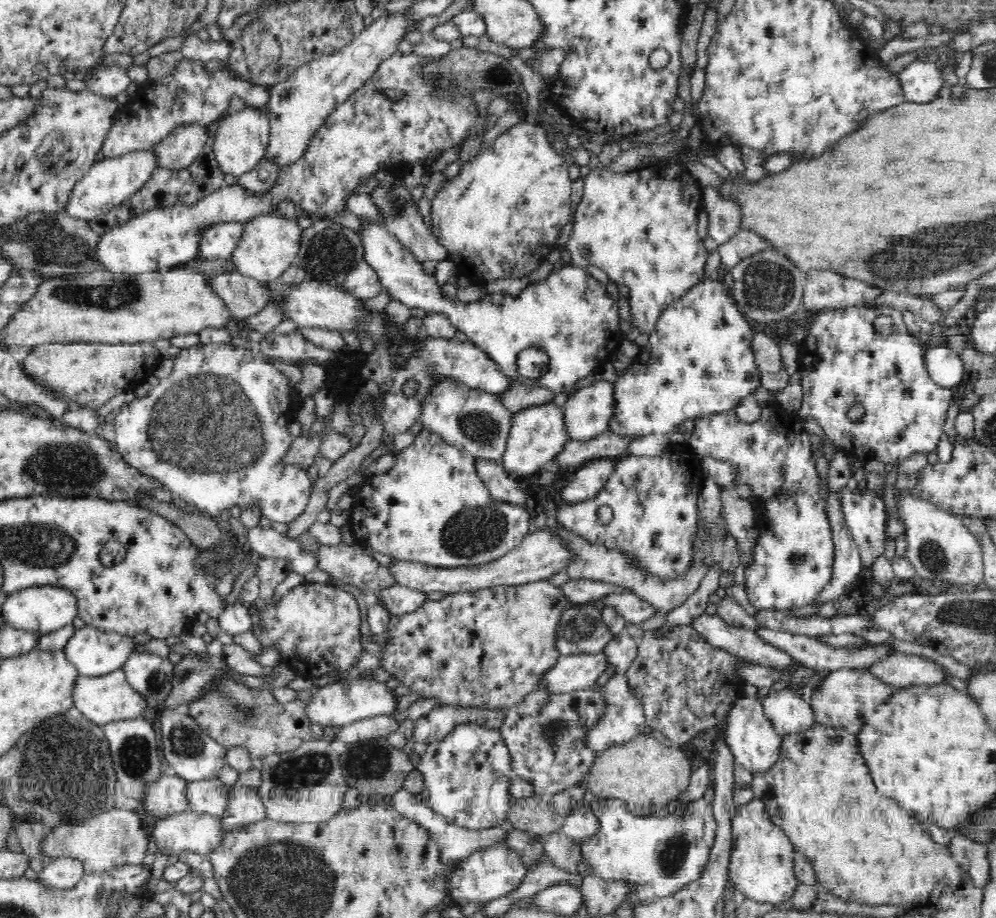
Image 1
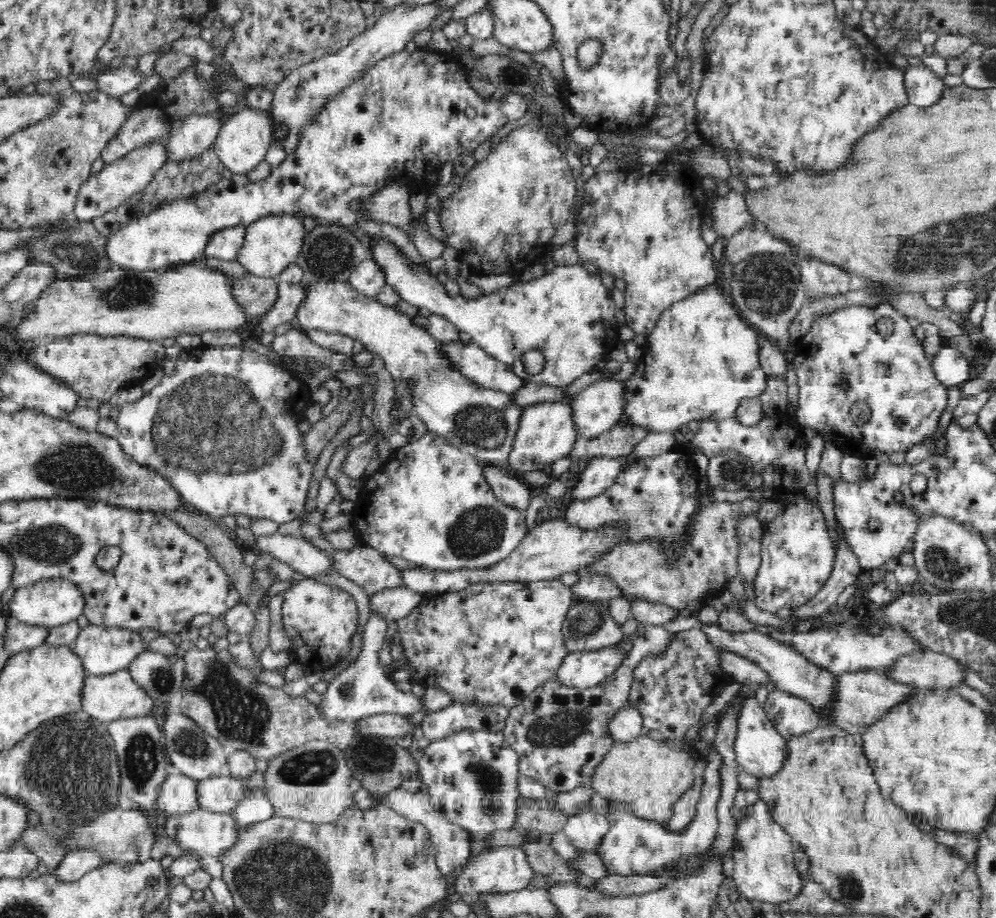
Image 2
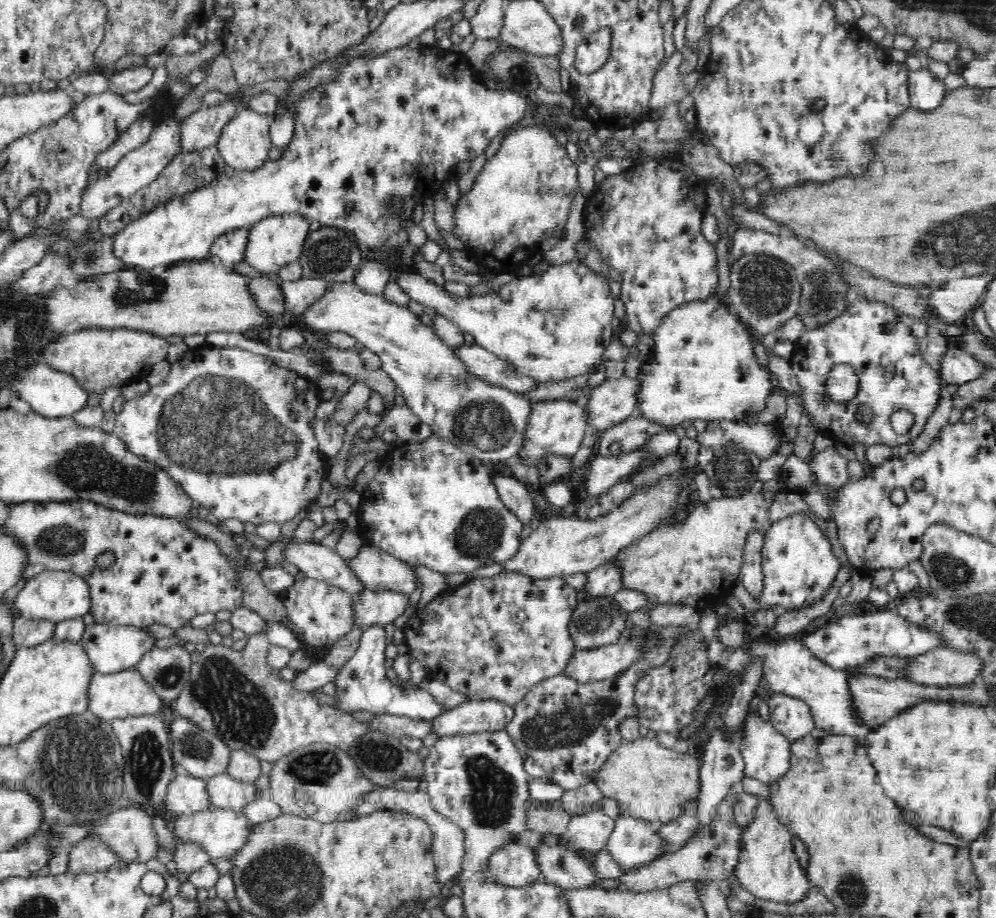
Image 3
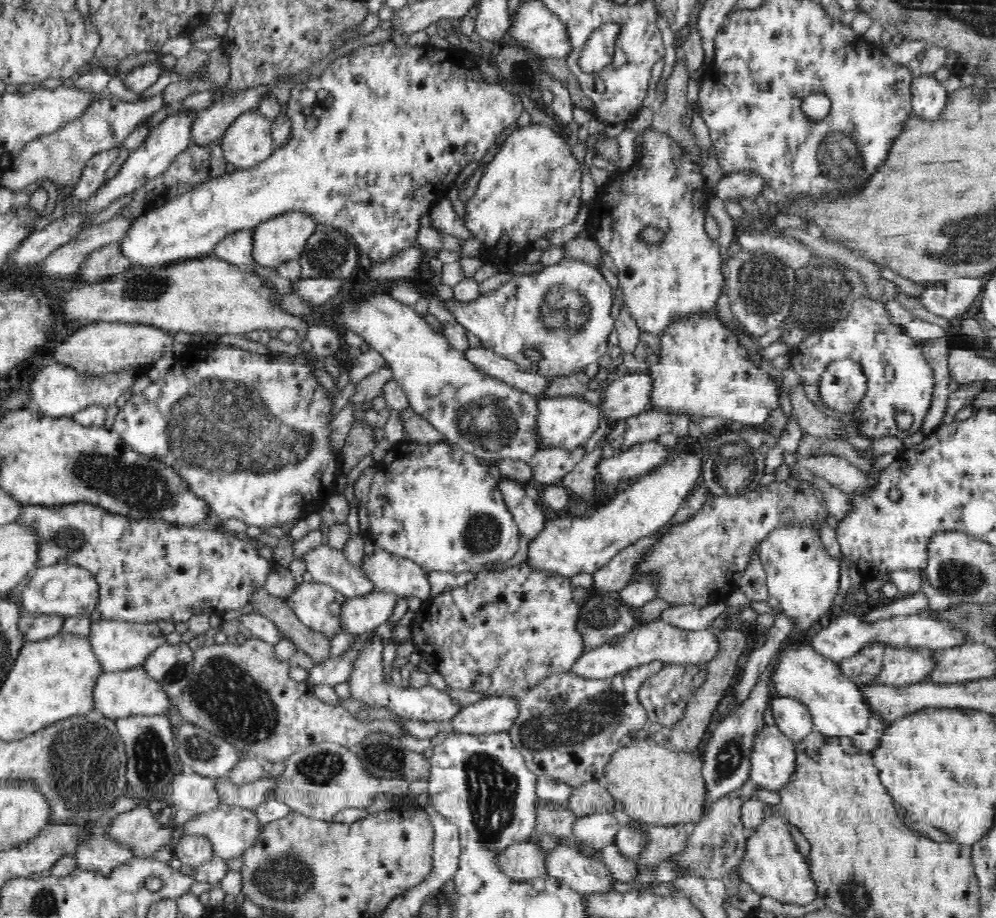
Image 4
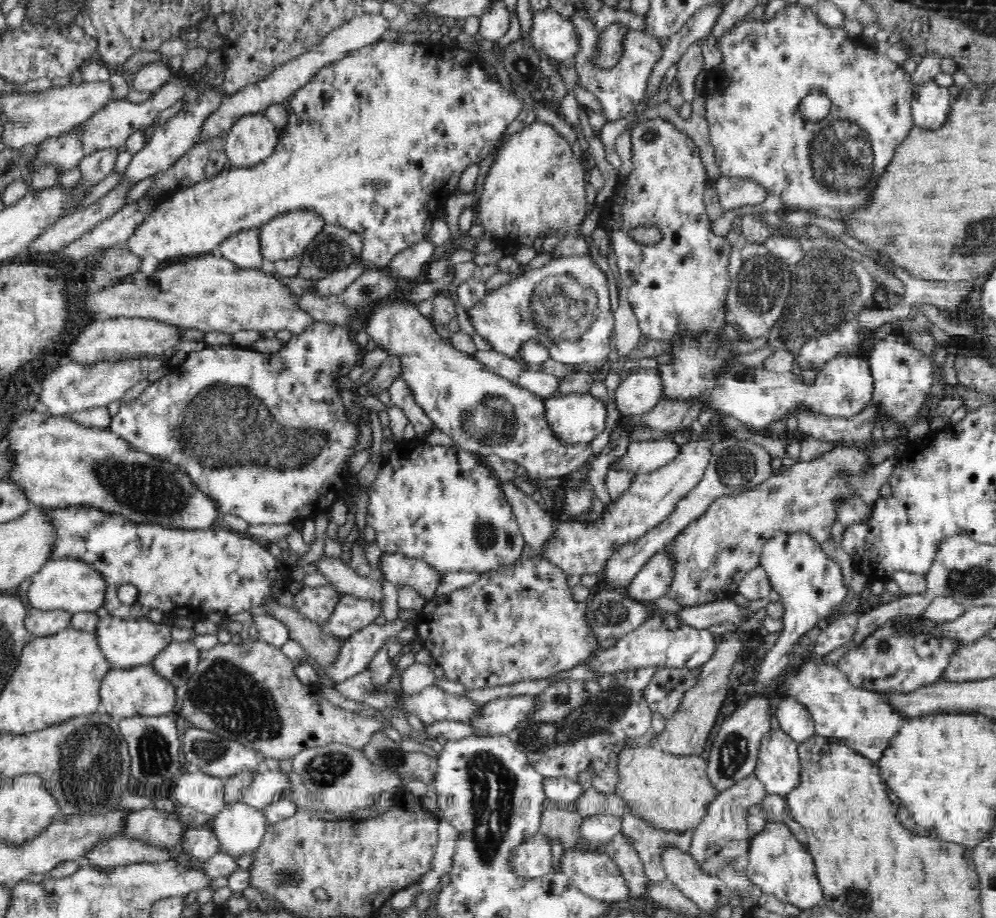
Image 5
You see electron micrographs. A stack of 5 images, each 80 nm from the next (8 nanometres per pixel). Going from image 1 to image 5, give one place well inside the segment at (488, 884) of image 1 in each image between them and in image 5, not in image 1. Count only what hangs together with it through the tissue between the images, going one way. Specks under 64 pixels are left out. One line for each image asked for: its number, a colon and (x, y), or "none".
2: (502, 868)
3: (515, 864)
4: (527, 860)
5: (533, 858)

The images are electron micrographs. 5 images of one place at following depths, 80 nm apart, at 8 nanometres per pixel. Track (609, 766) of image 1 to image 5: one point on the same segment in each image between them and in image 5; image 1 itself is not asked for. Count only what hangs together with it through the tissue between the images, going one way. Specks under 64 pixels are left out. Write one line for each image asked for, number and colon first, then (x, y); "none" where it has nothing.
2: (648, 777)
3: (651, 783)
4: (656, 786)
5: (673, 793)

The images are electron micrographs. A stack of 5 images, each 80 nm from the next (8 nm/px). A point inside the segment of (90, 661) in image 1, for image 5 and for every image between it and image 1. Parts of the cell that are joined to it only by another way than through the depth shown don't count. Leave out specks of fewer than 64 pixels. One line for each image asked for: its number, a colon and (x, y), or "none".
2: (104, 650)
3: (112, 648)
4: (120, 645)
5: (127, 643)

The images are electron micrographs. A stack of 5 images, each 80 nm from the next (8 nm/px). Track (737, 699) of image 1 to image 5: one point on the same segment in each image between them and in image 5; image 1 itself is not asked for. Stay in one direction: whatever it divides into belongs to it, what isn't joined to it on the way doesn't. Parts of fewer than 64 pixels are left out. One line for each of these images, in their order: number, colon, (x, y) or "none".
2: (761, 751)
3: (767, 753)
4: (774, 759)
5: (779, 767)

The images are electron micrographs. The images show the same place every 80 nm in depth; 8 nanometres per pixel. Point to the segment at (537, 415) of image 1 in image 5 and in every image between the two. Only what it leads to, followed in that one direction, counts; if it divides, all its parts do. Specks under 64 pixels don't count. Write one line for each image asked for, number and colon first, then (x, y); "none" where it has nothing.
2: (547, 431)
3: (556, 426)
4: (567, 422)
5: (578, 418)

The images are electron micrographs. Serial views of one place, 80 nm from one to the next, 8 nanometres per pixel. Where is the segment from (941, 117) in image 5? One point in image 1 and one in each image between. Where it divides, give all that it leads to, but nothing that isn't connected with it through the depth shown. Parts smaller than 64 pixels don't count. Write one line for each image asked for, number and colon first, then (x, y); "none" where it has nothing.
1: (921, 81)
2: (924, 88)
3: (926, 91)
4: (929, 97)

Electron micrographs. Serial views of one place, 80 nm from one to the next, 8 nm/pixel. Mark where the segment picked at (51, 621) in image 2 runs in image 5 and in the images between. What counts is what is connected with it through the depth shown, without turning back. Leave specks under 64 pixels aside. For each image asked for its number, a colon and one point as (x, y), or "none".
3: (55, 594)
4: (67, 589)
5: (69, 583)

